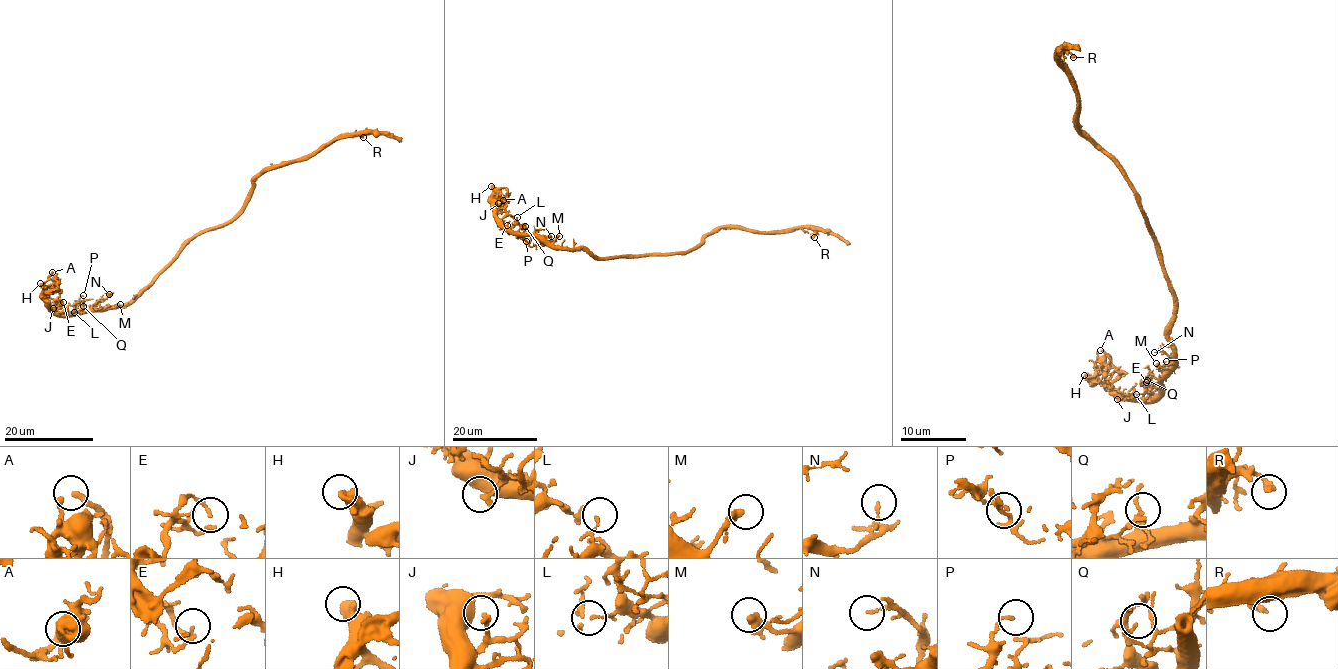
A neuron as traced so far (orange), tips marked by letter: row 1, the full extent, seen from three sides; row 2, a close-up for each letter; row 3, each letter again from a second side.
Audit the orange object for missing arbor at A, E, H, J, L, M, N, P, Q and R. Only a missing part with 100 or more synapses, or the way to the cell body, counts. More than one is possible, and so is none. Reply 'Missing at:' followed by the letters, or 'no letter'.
Missing at: no letter

